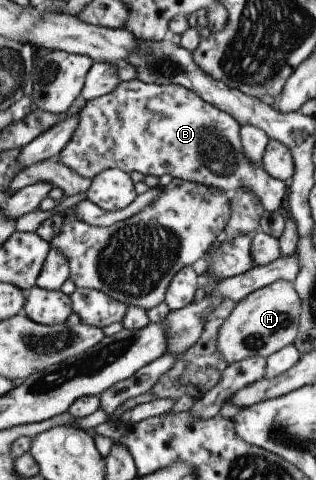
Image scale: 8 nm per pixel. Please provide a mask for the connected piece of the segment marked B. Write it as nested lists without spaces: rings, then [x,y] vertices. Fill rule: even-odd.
[[[137,78],[121,81],[111,92],[86,101],[77,115],[77,126],[55,160],[83,178],[91,180],[105,169],[119,169],[128,175],[130,172],[139,172],[143,176],[152,174],[157,178],[169,174],[172,178],[215,187],[225,193],[243,189],[253,193],[265,211],[276,211],[285,196],[283,181],[271,178],[262,163],[252,163],[243,154],[238,122],[229,113],[207,104],[184,86],[144,83]]]

